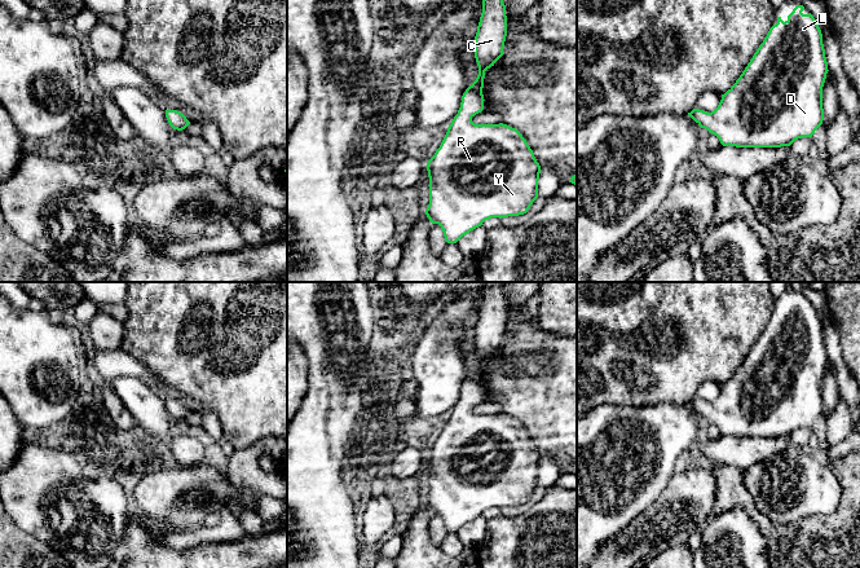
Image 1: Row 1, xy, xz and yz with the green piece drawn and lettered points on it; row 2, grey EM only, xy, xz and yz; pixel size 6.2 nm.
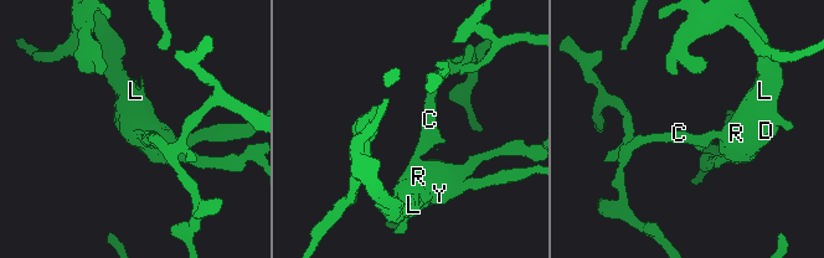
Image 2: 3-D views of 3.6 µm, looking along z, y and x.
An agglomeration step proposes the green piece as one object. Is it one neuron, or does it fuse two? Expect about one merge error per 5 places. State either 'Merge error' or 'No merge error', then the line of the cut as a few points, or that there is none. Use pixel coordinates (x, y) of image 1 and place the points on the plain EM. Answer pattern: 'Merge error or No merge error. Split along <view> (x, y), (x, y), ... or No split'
No merge error. No split

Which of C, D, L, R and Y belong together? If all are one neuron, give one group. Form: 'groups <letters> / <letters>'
groups C D L R Y

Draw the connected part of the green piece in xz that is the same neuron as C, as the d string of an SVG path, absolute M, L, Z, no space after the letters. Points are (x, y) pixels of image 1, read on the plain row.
M488 282L482 290L482 303L475 326L478 365L463 383L458 404L451 410L440 437L427 453L429 494L425 505L432 514L441 516L447 533L457 533L491 507L524 505L538 488L541 455L522 424L503 413L472 411L472 408L484 400L485 361L503 345L506 326L503 282Z

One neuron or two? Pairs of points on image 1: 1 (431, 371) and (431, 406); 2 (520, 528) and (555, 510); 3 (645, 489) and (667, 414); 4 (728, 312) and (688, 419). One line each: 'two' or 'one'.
1: one
2: one
3: one
4: two

